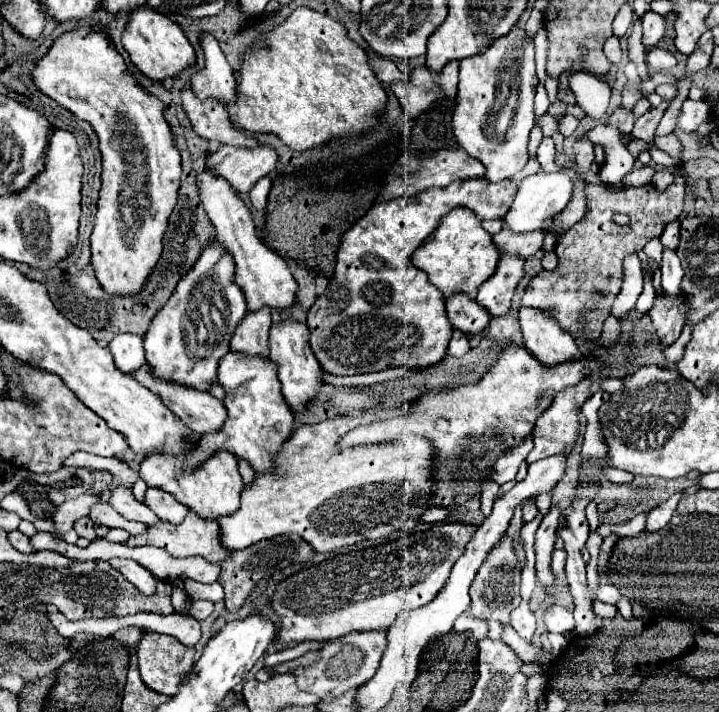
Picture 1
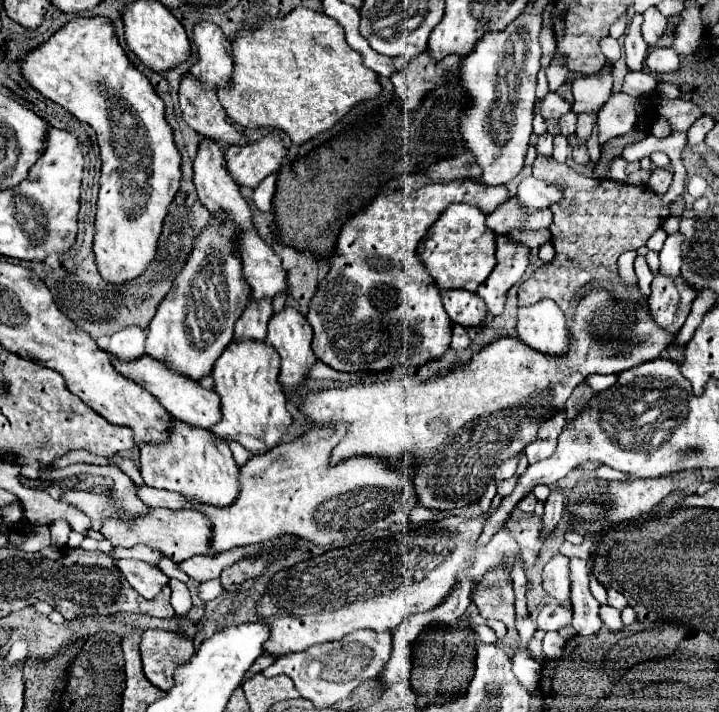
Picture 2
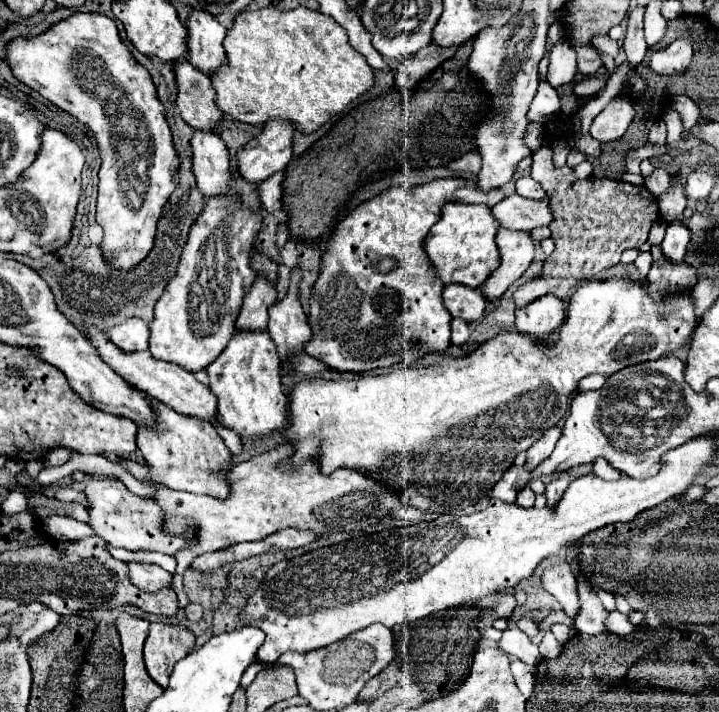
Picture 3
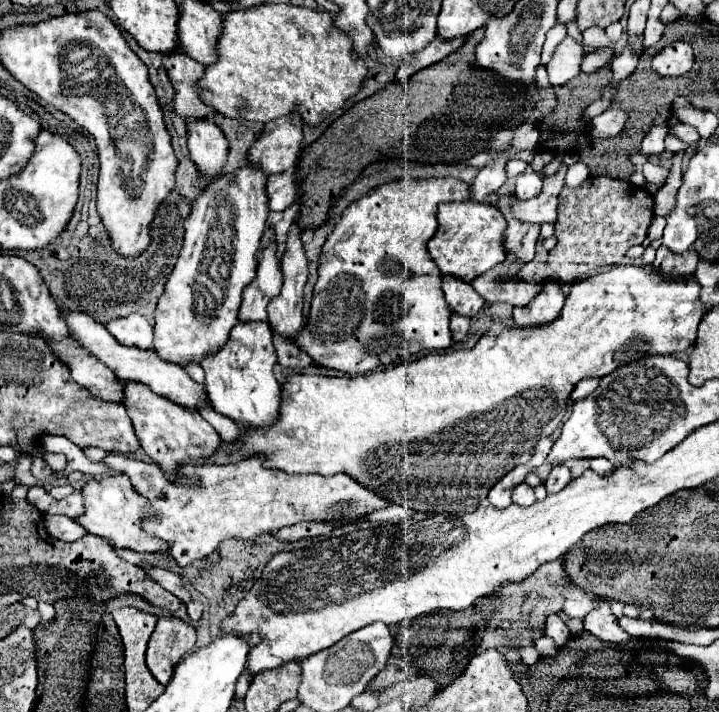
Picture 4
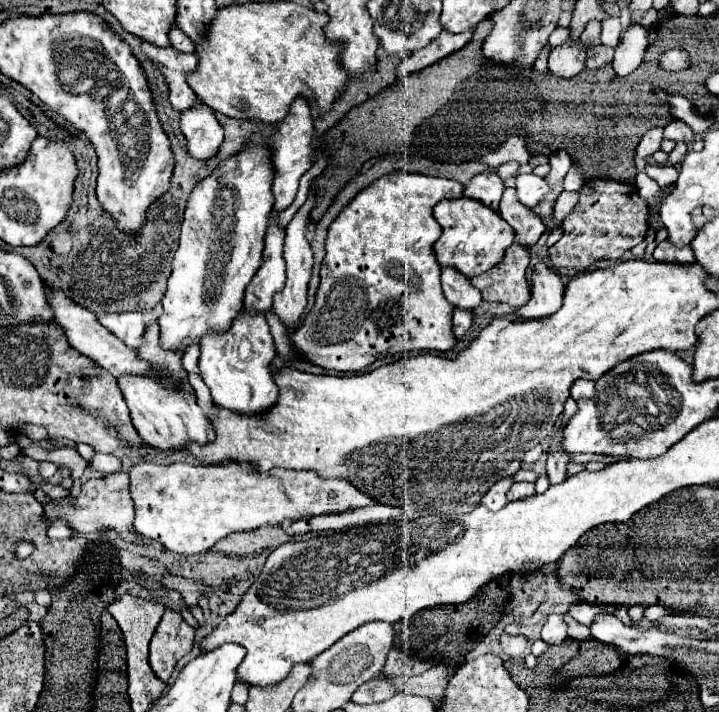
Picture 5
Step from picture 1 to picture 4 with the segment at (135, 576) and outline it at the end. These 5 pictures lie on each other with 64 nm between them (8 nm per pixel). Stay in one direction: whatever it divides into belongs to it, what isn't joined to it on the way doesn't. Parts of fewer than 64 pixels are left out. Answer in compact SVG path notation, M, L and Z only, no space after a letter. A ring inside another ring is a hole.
M146 568L146 574L156 580L162 588L166 588L168 592L174 592L182 602L188 602L192 600L190 592L184 588L182 584L182 576L180 574L174 574L174 572L168 572L164 568Z

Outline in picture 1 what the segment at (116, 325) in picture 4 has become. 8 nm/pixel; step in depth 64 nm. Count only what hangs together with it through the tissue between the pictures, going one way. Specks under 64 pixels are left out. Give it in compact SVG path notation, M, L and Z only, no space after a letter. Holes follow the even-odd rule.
M118 334L110 342L108 350L112 352L116 366L122 372L132 372L142 364L146 364L142 342L144 342L144 336L138 336L138 334Z

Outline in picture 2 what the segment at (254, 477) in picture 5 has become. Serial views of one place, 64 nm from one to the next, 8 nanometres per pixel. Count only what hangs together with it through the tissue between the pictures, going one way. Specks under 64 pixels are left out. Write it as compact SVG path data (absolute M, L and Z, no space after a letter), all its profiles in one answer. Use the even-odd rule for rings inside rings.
M346 426L338 428L310 428L304 436L300 436L294 442L278 444L266 454L252 456L244 466L240 466L238 482L240 482L240 494L234 504L218 508L218 506L202 506L202 502L194 502L192 498L184 498L184 508L194 508L206 518L210 518L214 538L210 540L214 550L224 552L234 546L246 546L246 544L258 544L274 536L282 534L298 534L314 544L332 544L342 538L358 538L366 536L370 532L388 528L390 524L408 522L408 510L416 506L416 494L412 486L412 462L406 460L400 470L394 470L380 458L372 456L354 456L338 466L328 466L328 456L332 452L332 446L338 442L338 430L346 430ZM170 579L169 586L171 588L170 602L178 616L185 616L193 606L189 589L185 583L178 579Z

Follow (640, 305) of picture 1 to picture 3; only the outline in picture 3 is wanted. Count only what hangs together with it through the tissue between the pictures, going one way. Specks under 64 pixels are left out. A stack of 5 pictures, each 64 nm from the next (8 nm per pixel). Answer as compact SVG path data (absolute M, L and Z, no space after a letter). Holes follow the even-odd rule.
M648 250L648 252L640 252L640 256L636 258L636 270L638 270L638 276L642 276L640 280L646 280L646 274L648 274L648 270L650 270L650 266L652 266L652 252Z

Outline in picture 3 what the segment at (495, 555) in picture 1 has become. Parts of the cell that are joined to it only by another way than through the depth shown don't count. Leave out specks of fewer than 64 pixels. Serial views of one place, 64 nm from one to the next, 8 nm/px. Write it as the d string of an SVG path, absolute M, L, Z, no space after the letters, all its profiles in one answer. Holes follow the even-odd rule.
M504 596L504 598L494 606L494 610L496 610L496 614L498 614L498 616L502 616L502 618L510 618L510 614L512 614L514 606L516 606L514 596Z

